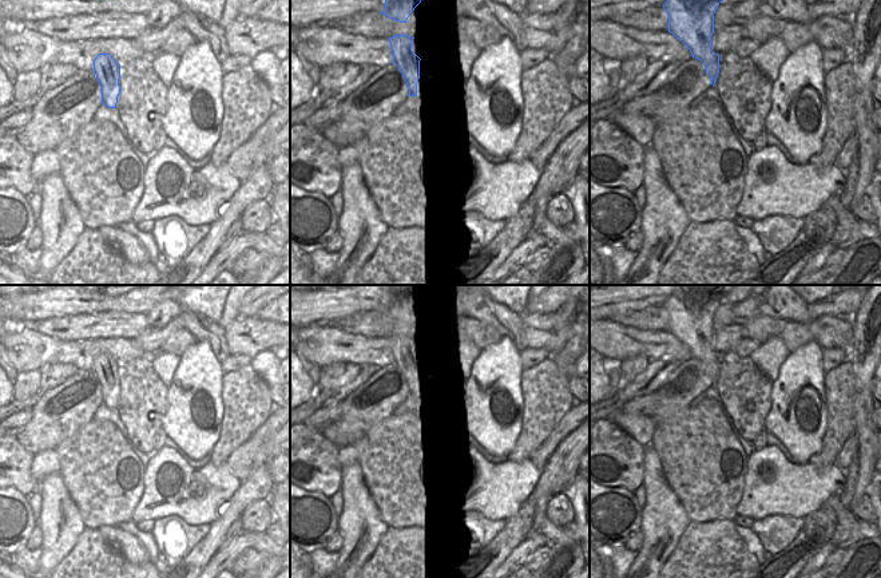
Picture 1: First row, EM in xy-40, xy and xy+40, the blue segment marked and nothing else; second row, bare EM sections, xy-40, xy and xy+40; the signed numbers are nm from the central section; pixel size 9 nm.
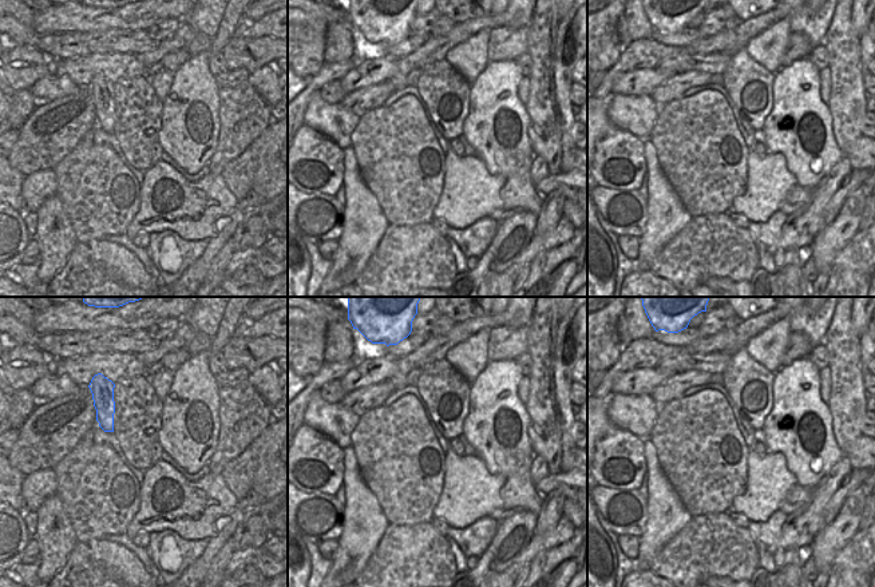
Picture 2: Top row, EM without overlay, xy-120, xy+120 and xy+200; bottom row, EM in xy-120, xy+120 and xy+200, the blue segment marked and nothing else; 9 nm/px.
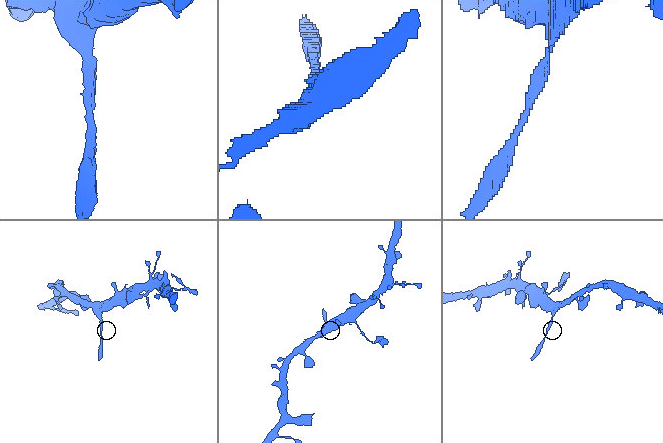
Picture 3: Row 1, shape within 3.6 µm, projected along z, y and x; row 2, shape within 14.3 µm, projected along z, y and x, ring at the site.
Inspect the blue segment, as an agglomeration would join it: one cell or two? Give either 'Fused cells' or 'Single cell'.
Fused cells

